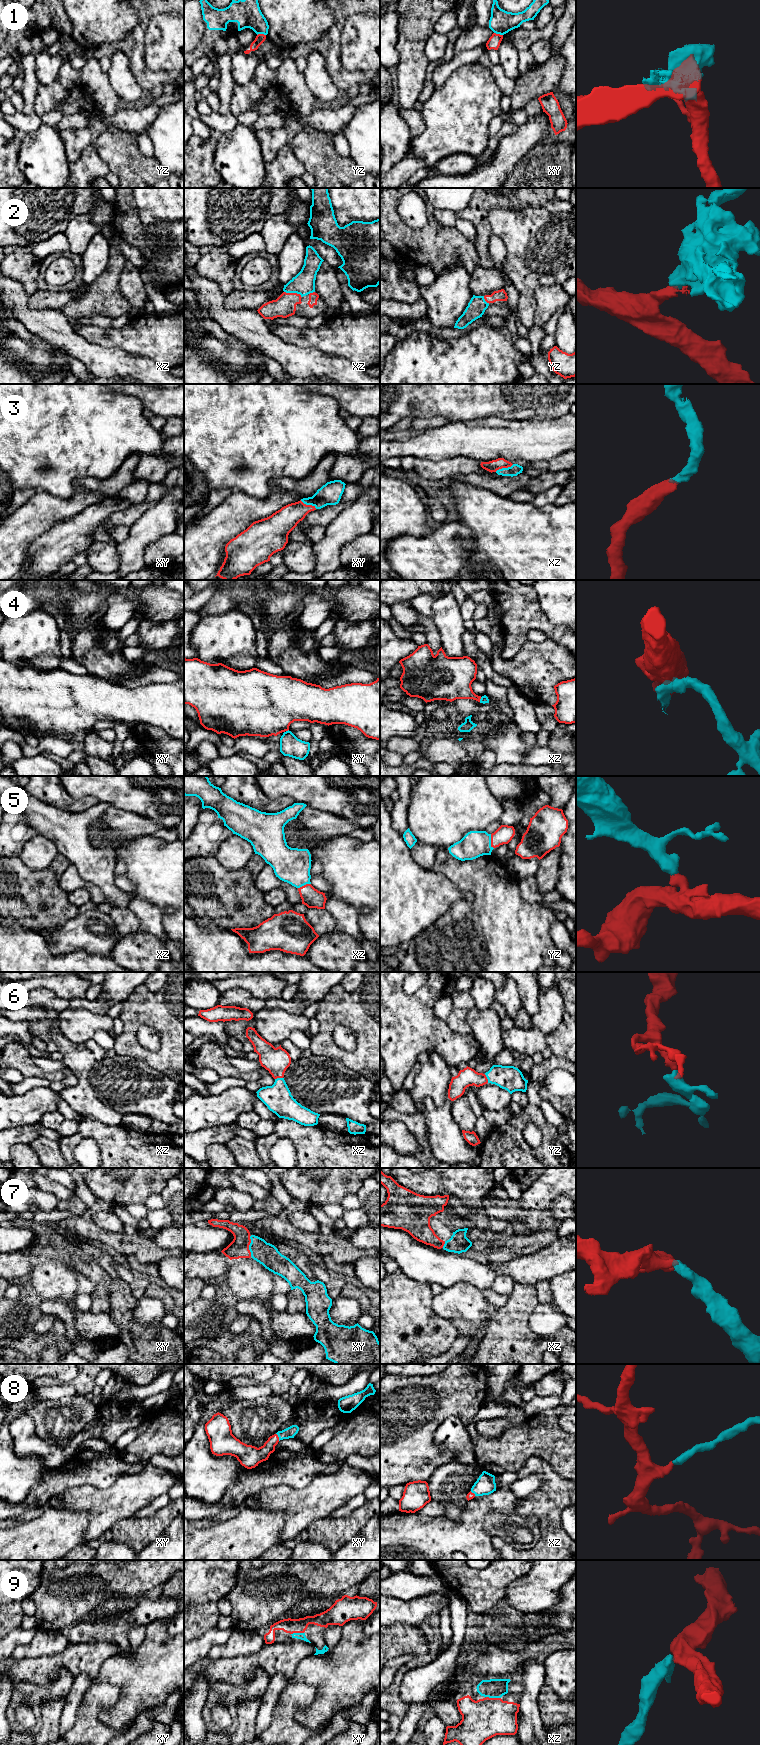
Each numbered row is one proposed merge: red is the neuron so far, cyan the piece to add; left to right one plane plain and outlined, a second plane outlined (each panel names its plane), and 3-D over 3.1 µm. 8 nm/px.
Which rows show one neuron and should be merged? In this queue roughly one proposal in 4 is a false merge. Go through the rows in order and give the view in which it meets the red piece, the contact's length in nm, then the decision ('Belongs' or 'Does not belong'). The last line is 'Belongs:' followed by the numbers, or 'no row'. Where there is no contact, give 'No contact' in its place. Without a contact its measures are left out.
1: Touches red in yz. Shared border 70 nm. Does not belong
2: Touches red in xz. Shared border 150 nm. Belongs
3: Touches red in xz. Shared border 160 nm. Belongs
4: Touches red in xy. Shared border 30 nm. Does not belong
5: Touches red in yz. Shared border 120 nm. Belongs
6: Touches red in yz. Shared border 80 nm. Belongs
7: Touches red in xy. Shared border 180 nm. Belongs
8: Touches red in xy. Shared border 70 nm. Belongs
9: Touches red in xz. Shared border 120 nm. Belongs
Belongs: 2, 3, 5, 6, 7, 8, 9

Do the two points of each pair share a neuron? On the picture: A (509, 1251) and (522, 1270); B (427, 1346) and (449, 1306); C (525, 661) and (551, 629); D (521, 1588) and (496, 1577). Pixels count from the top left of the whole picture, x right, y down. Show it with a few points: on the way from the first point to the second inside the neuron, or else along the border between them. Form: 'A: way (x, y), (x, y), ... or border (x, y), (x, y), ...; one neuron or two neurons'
A: border (536, 1251), (496, 1263), (492, 1266); two neurons
B: border (434, 1295), (433, 1310), (447, 1318), (458, 1335); two neurons
C: border (547, 637), (565, 647); two neurons
D: border (530, 1570), (508, 1585), (502, 1599); two neurons

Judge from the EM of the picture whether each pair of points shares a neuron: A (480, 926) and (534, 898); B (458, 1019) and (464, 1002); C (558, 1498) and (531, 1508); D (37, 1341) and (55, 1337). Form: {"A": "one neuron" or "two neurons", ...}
{"A": "two neurons", "B": "one neuron", "C": "one neuron", "D": "one neuron"}

